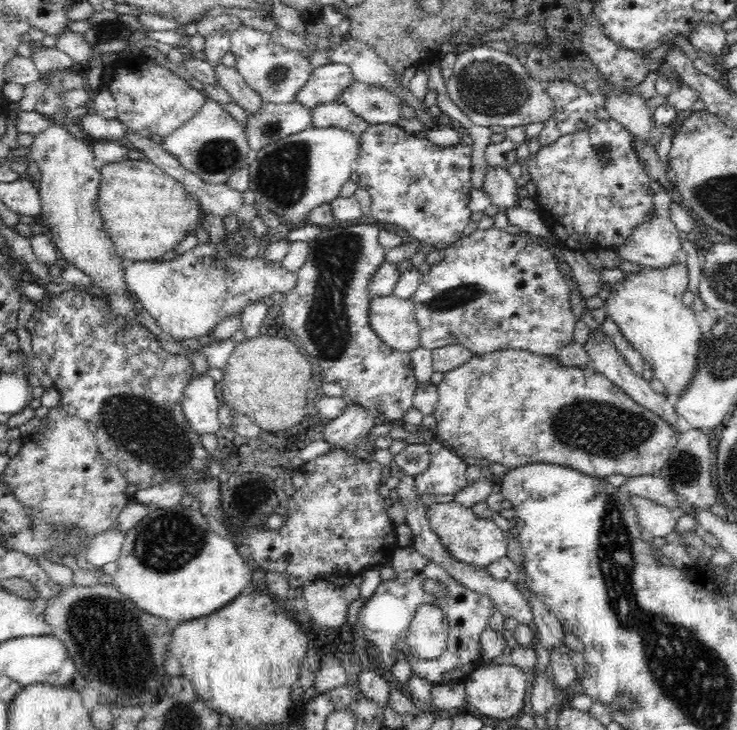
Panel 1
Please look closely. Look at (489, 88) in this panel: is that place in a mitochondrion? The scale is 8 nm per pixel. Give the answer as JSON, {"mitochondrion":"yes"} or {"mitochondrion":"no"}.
{"mitochondrion":"yes"}

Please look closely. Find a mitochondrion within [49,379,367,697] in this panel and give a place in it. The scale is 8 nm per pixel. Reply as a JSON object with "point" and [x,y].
{"point":[152,439]}

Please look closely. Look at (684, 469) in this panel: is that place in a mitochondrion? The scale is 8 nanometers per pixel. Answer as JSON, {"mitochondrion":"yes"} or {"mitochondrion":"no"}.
{"mitochondrion":"yes"}

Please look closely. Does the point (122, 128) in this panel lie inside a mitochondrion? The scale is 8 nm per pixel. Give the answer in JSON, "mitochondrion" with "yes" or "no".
{"mitochondrion":"no"}

